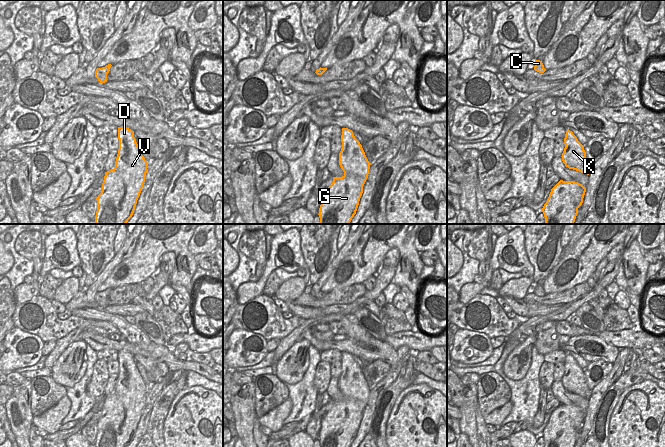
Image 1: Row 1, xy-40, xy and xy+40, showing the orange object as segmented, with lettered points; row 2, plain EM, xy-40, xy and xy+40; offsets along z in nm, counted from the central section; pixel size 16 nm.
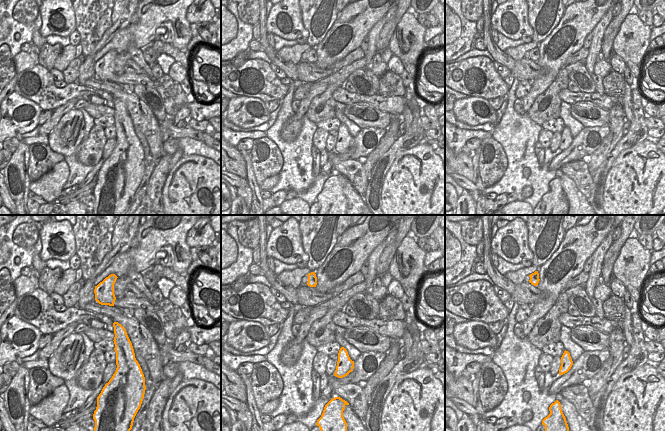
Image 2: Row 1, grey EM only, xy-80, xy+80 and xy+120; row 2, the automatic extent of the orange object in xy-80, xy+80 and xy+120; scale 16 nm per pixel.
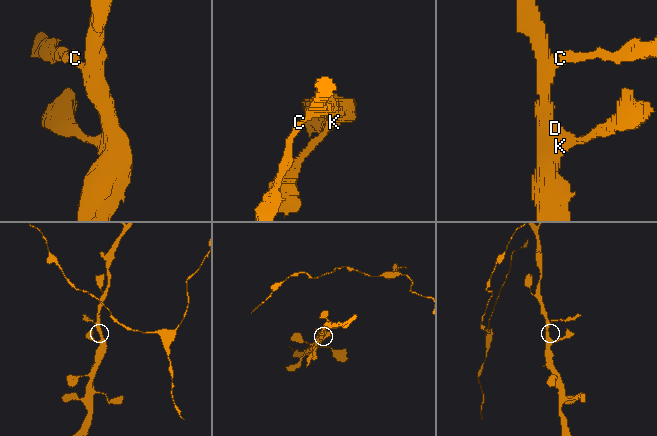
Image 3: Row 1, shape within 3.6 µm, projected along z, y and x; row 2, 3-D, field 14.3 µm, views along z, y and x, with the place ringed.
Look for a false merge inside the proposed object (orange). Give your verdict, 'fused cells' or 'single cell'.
single cell

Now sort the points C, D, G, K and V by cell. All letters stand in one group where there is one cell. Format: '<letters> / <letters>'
C D G K V

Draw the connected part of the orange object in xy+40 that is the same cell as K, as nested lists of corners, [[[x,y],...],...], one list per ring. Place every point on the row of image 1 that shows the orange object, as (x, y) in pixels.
[[[566,131],[564,144],[565,148],[561,157],[565,166],[589,175],[592,166],[587,162],[584,146],[578,141],[572,131]]]

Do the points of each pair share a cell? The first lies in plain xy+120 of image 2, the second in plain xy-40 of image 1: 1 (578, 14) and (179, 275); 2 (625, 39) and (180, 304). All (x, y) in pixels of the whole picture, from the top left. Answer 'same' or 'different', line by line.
1: same
2: different

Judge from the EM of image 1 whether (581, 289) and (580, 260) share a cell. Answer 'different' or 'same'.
different

